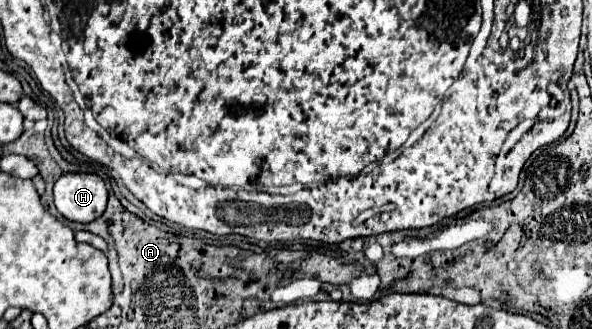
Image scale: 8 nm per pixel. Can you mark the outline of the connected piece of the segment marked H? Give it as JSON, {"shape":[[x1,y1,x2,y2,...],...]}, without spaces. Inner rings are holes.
{"shape":[[64,173,54,185,54,205,70,221,98,219,108,201,104,181,94,173]]}

